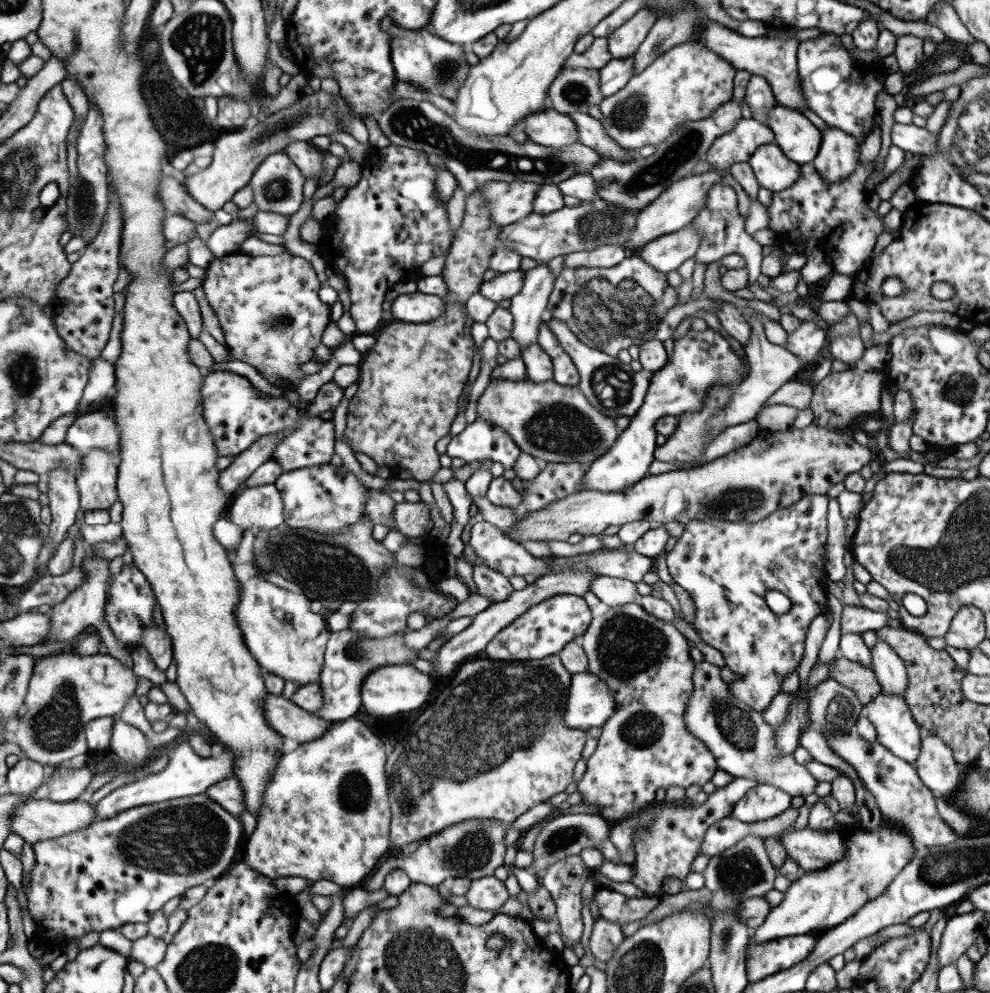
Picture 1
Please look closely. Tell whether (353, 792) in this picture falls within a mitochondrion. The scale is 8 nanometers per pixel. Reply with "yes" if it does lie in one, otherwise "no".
yes

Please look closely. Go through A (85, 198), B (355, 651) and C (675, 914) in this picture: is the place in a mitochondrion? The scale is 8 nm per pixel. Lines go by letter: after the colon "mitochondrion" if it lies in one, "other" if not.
A: mitochondrion
B: mitochondrion
C: other

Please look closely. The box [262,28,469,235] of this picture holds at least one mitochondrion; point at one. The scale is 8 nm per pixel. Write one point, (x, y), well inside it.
(446, 69)

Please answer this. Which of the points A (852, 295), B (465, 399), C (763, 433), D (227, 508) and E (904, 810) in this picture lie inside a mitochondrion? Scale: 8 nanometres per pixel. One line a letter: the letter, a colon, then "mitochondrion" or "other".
A: other
B: other
C: other
D: other
E: mitochondrion

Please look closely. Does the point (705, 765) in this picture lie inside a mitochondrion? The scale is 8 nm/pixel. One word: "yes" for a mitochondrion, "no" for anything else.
no

